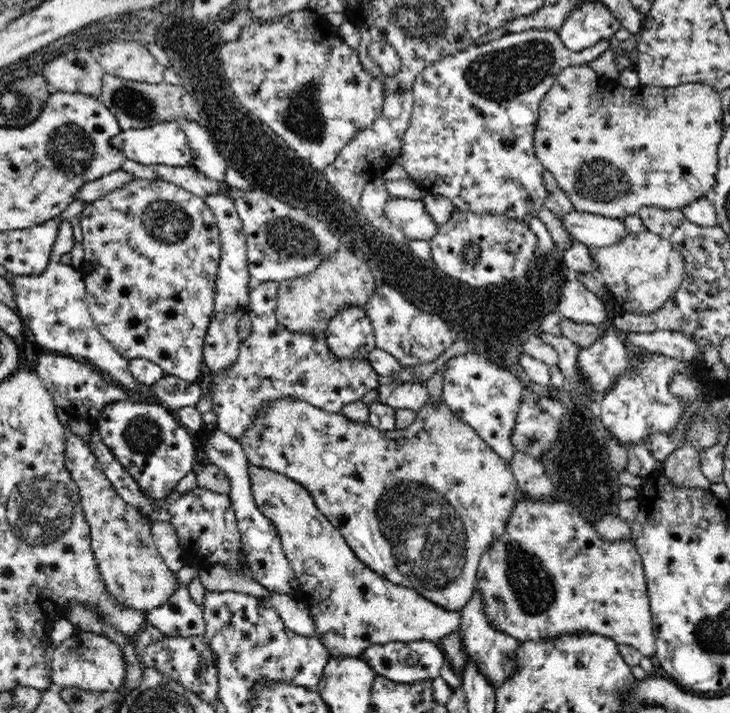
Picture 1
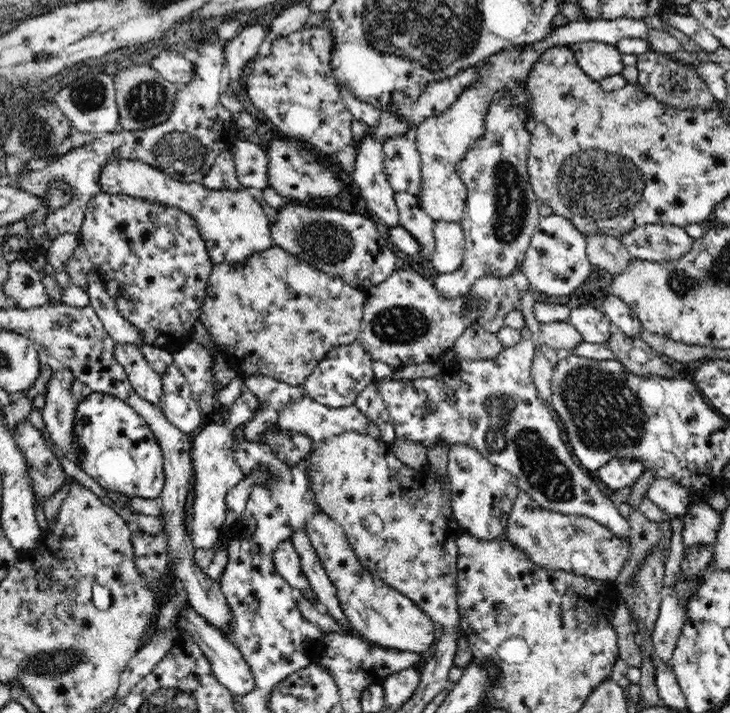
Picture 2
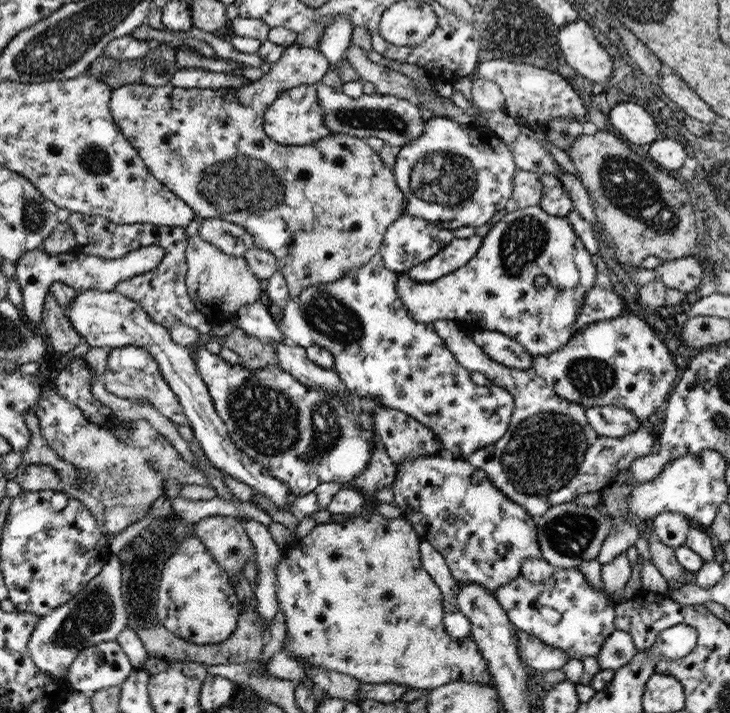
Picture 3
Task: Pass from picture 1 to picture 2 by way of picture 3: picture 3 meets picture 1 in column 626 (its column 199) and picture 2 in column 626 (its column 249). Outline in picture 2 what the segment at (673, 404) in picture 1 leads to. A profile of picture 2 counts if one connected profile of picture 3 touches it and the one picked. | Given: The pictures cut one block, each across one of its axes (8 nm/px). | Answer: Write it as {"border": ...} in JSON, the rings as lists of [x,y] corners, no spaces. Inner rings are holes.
{"border":[[[614,458],[604,464],[596,474],[604,482],[604,490],[632,488],[646,472],[646,466],[638,458]]]}

